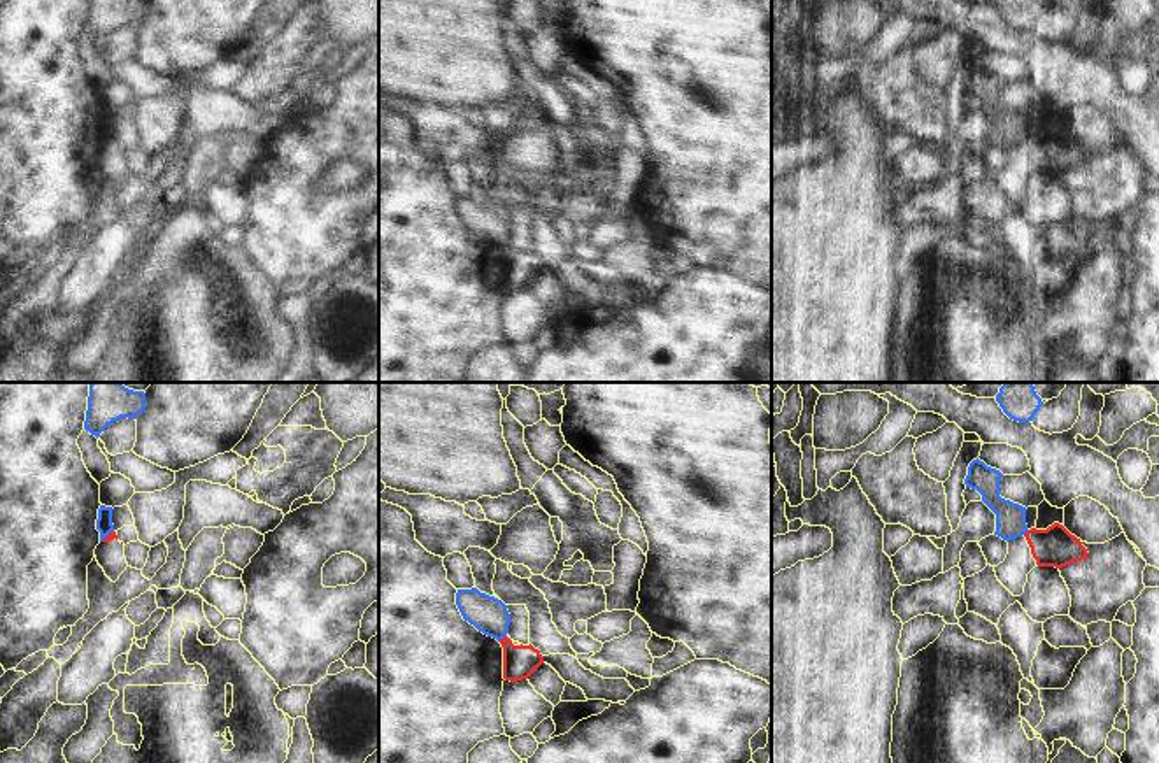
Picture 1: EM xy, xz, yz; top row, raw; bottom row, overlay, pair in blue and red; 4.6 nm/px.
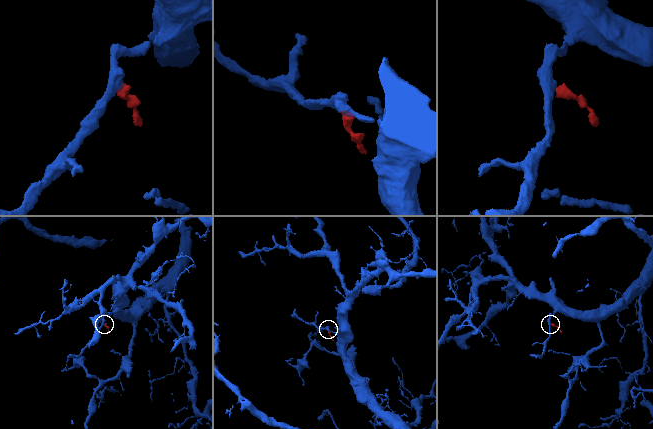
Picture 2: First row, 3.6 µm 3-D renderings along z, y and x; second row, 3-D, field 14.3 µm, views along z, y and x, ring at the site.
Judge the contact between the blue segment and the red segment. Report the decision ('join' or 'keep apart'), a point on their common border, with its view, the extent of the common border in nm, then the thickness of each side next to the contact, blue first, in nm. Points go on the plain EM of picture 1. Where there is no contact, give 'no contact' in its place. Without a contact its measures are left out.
keep apart | xz (502, 244) | 50 nm | 170/160 nm

